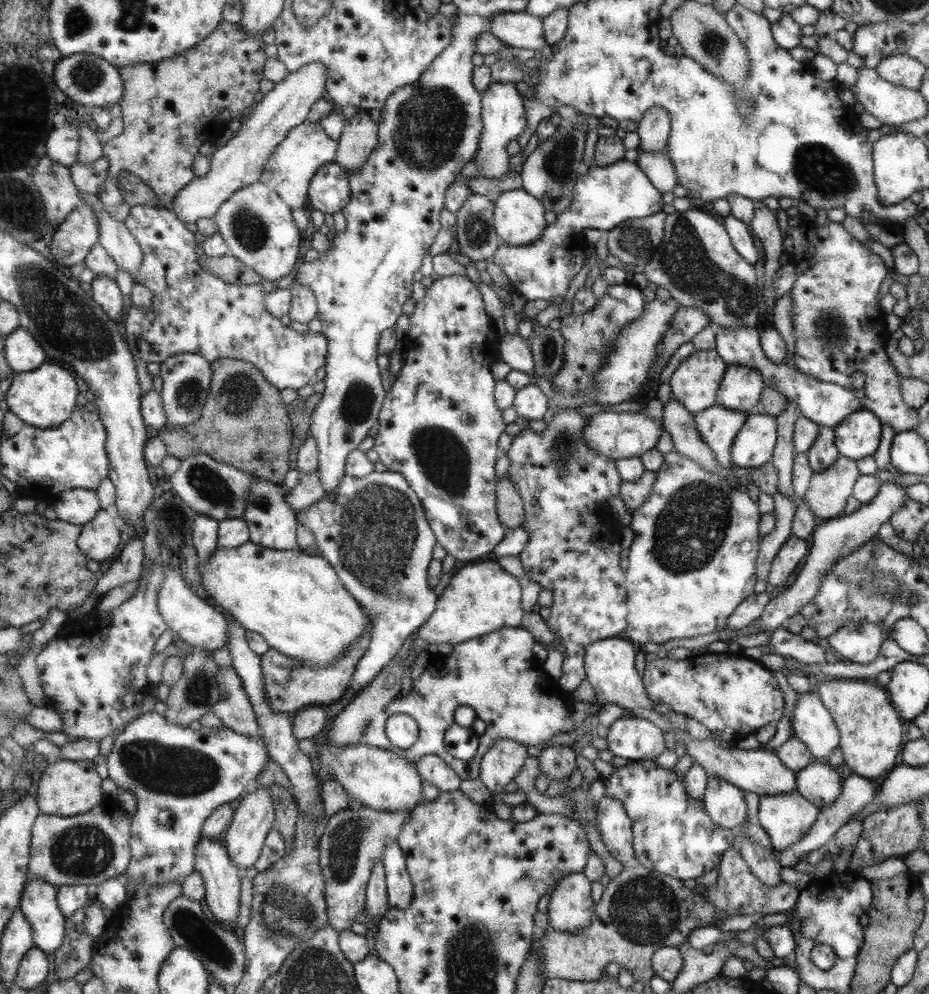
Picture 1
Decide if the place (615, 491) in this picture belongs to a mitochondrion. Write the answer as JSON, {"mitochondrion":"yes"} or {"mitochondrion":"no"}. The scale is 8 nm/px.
{"mitochondrion":"no"}

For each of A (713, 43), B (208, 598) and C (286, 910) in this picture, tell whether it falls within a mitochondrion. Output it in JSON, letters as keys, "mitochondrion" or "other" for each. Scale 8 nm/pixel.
{"A":"mitochondrion","B":"other","C":"mitochondrion"}

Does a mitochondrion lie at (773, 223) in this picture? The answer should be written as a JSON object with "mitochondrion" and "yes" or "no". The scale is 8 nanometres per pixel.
{"mitochondrion":"no"}

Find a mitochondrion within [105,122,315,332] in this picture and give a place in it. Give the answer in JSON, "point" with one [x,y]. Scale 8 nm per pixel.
{"point":[251,234]}

